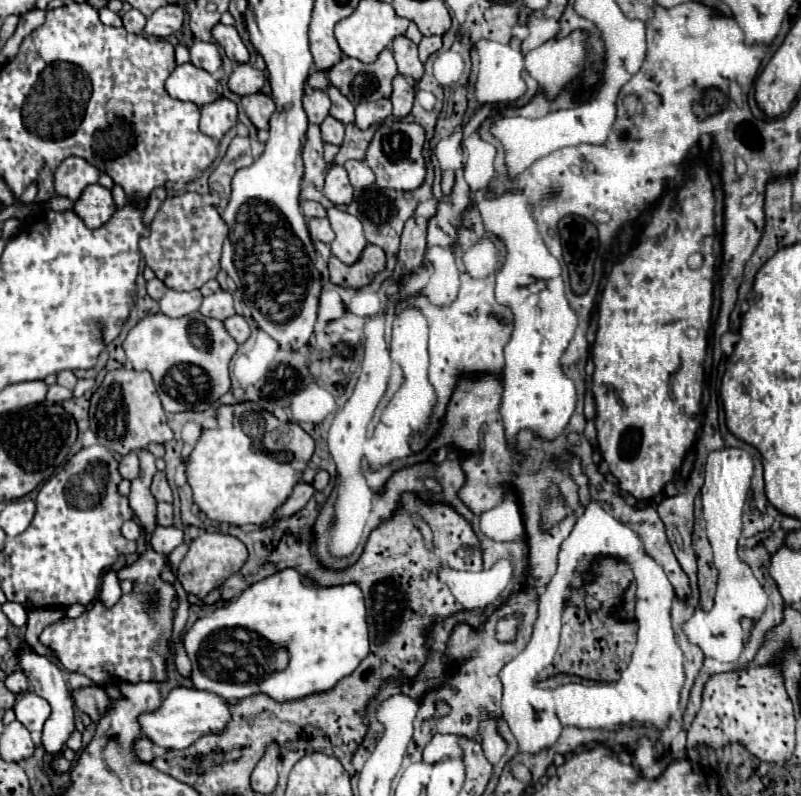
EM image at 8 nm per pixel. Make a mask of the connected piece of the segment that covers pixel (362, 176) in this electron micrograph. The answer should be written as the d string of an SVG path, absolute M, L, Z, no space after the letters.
M348 160L344 164L344 168L348 170L350 176L350 184L354 188L366 188L370 184L374 184L374 172L368 168L368 164L364 164L362 160Z

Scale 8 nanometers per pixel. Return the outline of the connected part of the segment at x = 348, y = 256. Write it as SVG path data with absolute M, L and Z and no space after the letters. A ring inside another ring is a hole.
M332 206L326 212L328 212L328 220L332 224L332 230L336 232L336 238L330 246L332 254L338 256L346 264L354 264L360 258L364 244L368 244L364 240L360 220L356 220L356 216L348 214L346 210L342 210L338 206Z

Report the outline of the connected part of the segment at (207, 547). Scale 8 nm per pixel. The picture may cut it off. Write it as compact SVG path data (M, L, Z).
M204 532L202 536L198 536L190 542L190 550L184 556L184 560L180 562L176 578L180 580L182 588L188 594L204 598L214 588L218 588L228 576L236 574L244 566L246 558L248 558L248 550L246 550L244 542L240 542L238 538L234 538L230 534L220 534L220 532Z

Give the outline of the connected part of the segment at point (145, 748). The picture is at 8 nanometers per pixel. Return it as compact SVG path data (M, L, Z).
M136 738L134 740L134 754L140 762L152 762L154 752L152 752L152 742L148 738Z

